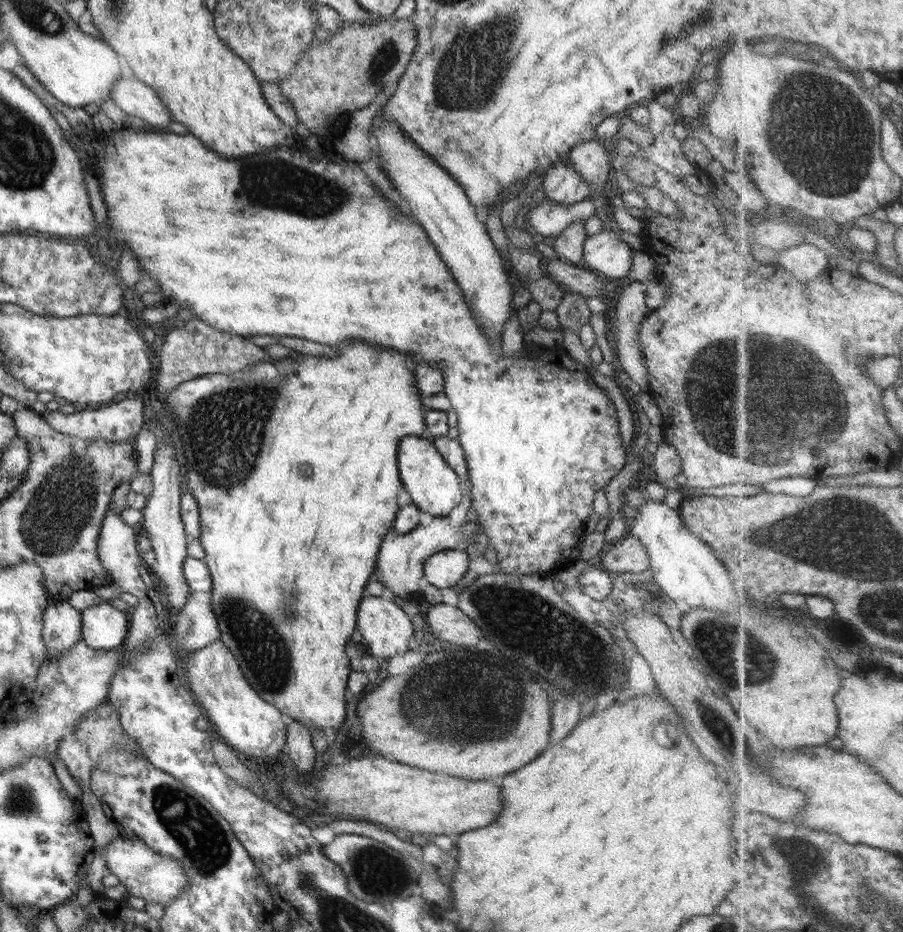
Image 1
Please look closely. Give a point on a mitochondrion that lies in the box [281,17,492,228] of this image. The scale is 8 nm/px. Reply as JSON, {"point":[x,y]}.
{"point":[387,56]}

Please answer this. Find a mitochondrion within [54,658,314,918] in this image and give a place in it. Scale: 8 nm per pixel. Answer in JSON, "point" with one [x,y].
{"point":[202,838]}

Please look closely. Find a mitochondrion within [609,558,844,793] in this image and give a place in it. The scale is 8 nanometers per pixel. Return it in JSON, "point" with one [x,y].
{"point":[746,662]}

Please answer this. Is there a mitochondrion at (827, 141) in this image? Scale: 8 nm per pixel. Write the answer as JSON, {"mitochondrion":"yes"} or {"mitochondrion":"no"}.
{"mitochondrion":"yes"}

